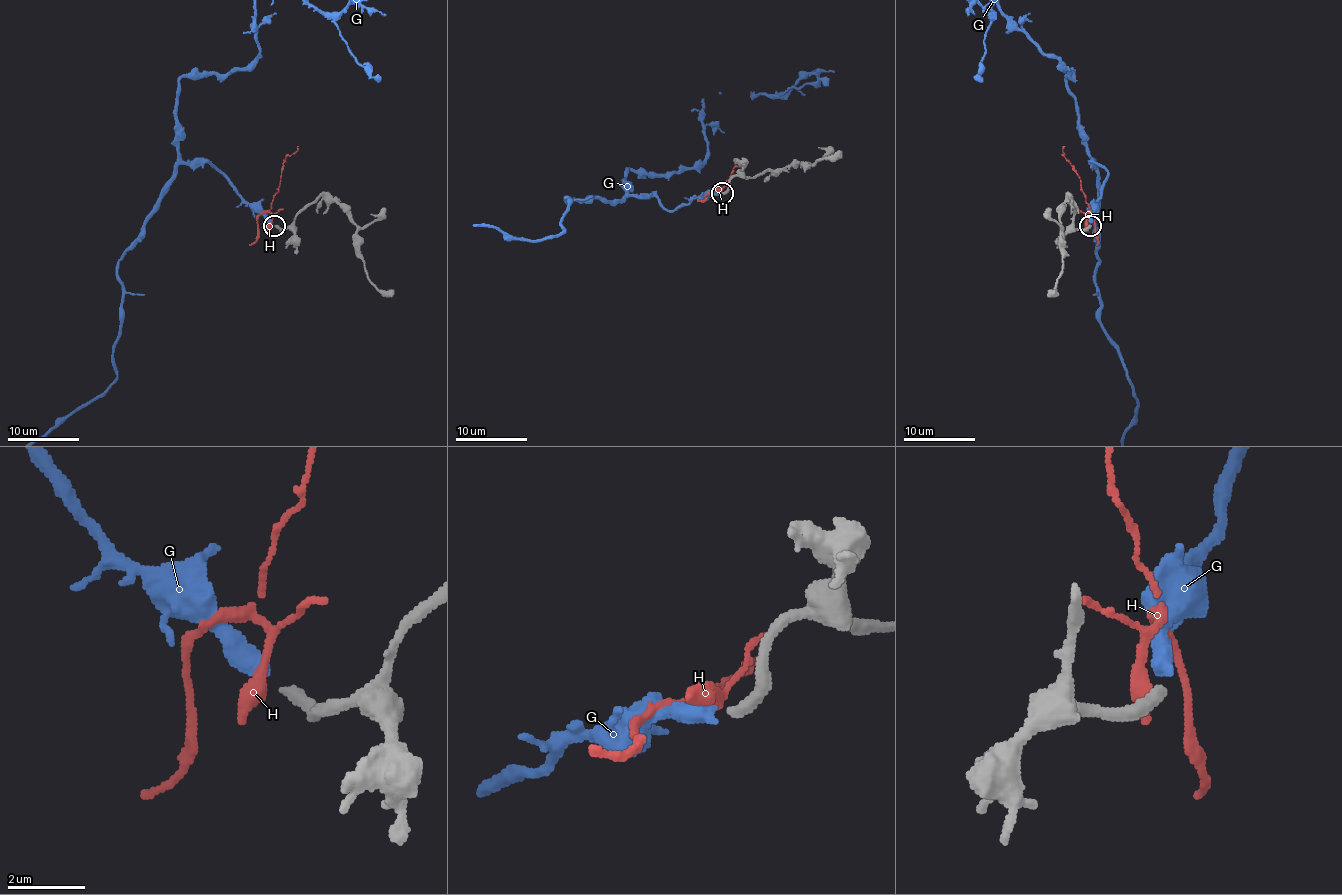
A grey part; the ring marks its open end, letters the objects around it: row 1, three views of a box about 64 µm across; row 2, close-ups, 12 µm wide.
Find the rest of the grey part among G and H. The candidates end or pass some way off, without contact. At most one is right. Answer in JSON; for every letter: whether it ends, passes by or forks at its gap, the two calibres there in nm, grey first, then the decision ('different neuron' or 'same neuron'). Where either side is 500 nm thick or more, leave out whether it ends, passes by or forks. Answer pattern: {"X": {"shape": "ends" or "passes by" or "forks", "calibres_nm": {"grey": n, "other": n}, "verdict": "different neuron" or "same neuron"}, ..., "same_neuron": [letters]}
{"G": {"shape": "ends", "calibres_nm": {"grey": 320, "other": 440}, "verdict": "same neuron"}, "H": {"calibres_nm": {"grey": 320, "other": 550}, "verdict": "different neuron"}, "same_neuron": ["G"]}

